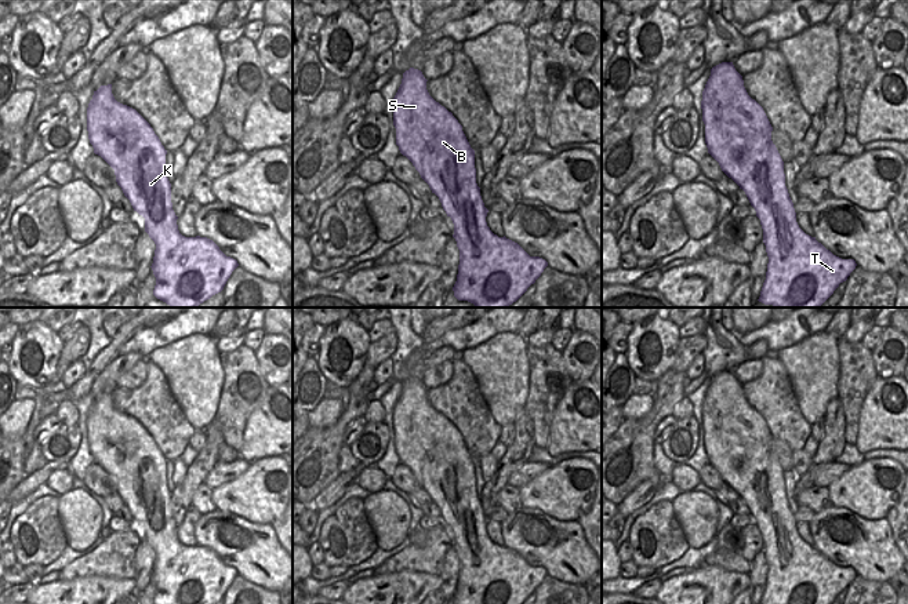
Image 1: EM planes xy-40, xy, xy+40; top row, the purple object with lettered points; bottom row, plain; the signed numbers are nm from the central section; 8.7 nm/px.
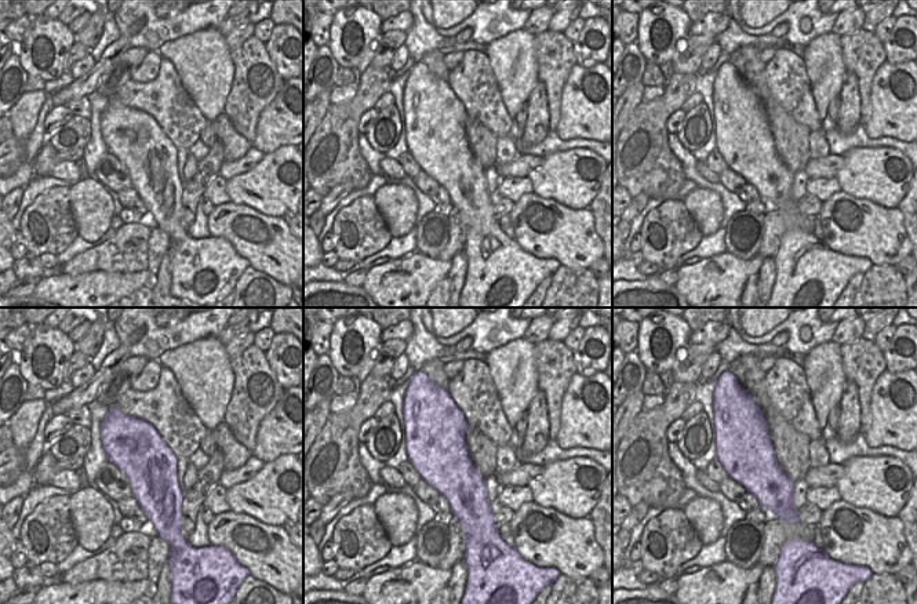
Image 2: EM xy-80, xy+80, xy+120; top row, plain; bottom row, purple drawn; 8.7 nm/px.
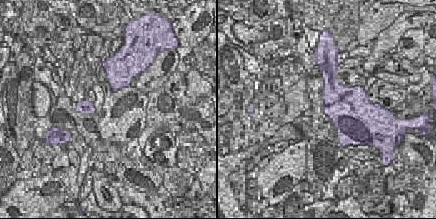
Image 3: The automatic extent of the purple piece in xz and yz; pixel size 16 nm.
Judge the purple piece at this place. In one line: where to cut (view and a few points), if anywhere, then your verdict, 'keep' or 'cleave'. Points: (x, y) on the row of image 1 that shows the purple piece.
cut none; keep

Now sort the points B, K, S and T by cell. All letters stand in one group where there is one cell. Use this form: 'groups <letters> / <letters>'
groups B K S T

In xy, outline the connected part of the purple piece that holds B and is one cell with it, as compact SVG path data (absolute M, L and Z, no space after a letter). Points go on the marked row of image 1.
M410 68L403 73L393 98L396 145L439 197L454 223L453 237L460 250L454 296L476 308L508 308L535 283L548 262L540 256L530 256L517 243L505 236L498 237L490 230L486 222L488 210L476 183L475 150L453 113L429 95L426 81L418 69Z

